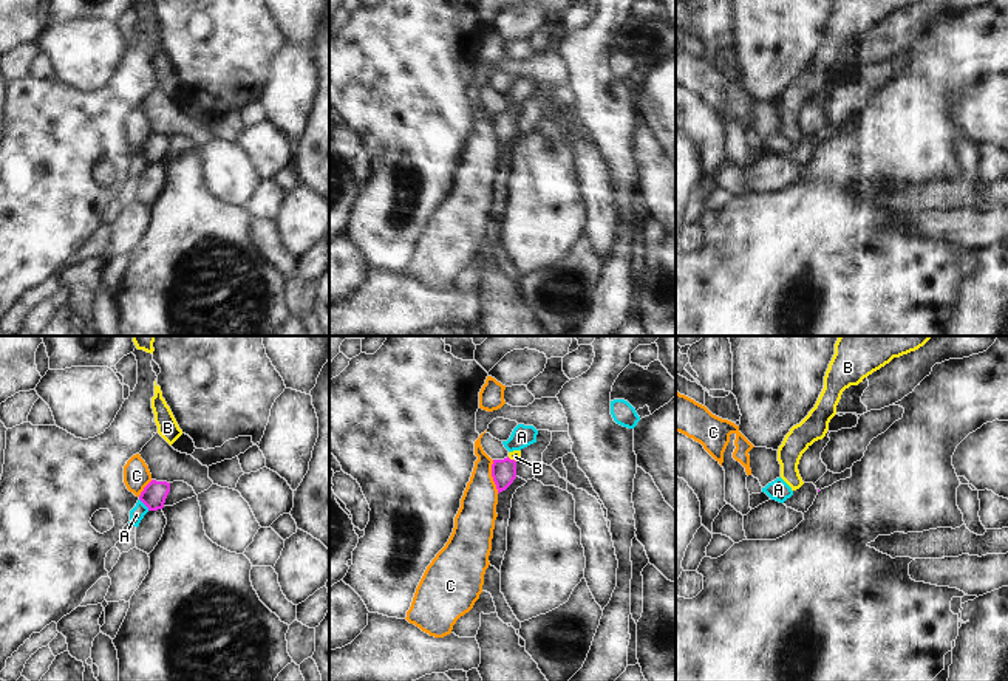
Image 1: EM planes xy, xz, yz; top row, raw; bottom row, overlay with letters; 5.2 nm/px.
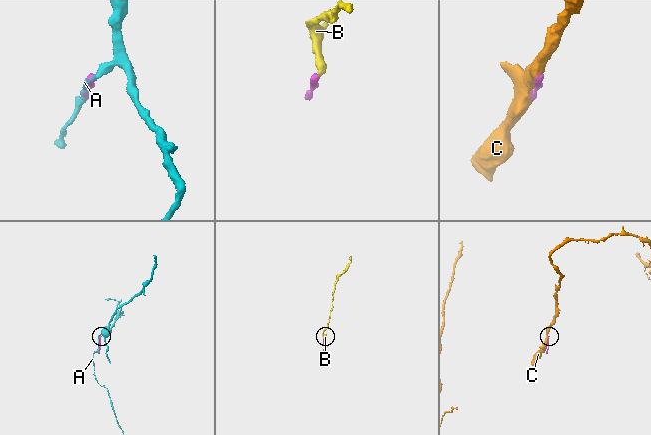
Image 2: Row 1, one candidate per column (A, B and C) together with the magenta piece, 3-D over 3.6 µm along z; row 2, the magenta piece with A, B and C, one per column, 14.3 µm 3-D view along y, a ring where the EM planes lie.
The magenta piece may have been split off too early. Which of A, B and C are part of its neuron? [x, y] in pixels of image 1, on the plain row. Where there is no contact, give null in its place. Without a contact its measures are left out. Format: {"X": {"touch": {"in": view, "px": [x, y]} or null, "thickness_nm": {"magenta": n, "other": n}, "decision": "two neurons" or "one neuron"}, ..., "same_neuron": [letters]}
{"A": {"touch": {"in": "xy", "px": [144, 157]}, "thickness_nm": {"magenta": 130, "other": 80}, "decision": "two neurons"}, "B": {"touch": {"in": "xz", "px": [512, 113]}, "thickness_nm": {"magenta": 130, "other": 50}, "decision": "one neuron"}, "C": {"touch": {"in": "xz", "px": [492, 129]}, "thickness_nm": {"magenta": 130, "other": 200}, "decision": "two neurons"}, "same_neuron": ["B"]}

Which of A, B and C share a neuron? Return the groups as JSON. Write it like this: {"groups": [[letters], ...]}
{"groups": [["A"], ["B"], ["C"]]}

